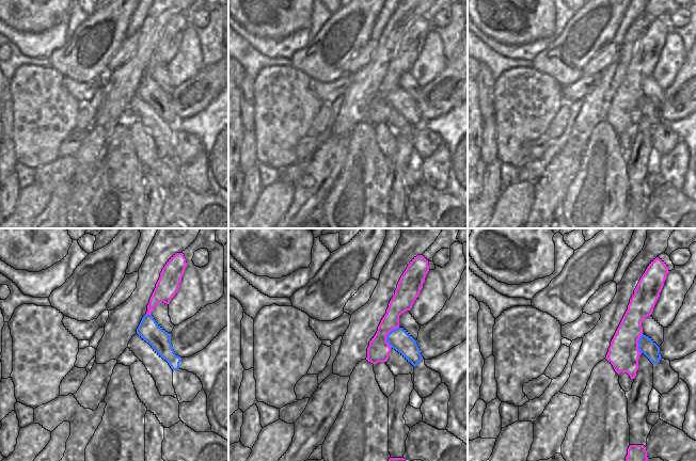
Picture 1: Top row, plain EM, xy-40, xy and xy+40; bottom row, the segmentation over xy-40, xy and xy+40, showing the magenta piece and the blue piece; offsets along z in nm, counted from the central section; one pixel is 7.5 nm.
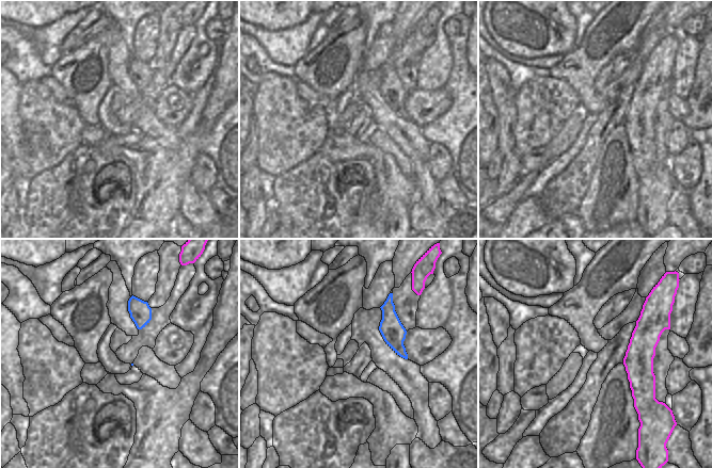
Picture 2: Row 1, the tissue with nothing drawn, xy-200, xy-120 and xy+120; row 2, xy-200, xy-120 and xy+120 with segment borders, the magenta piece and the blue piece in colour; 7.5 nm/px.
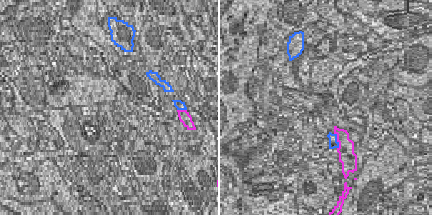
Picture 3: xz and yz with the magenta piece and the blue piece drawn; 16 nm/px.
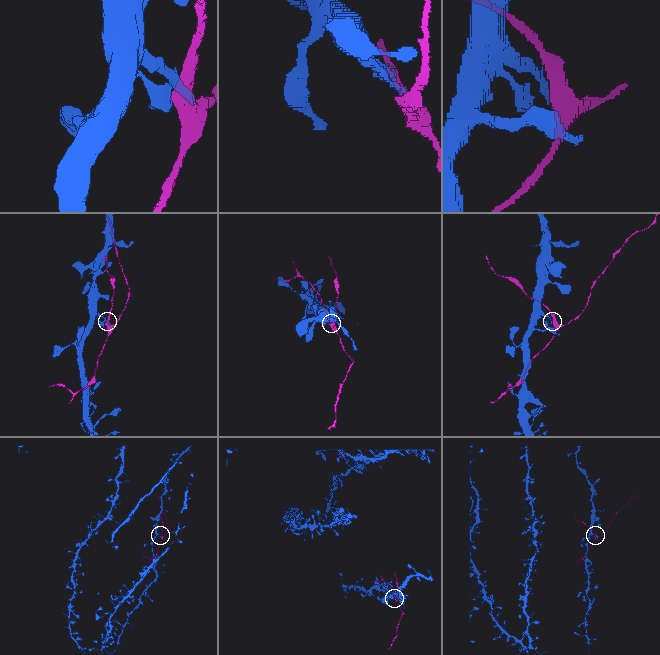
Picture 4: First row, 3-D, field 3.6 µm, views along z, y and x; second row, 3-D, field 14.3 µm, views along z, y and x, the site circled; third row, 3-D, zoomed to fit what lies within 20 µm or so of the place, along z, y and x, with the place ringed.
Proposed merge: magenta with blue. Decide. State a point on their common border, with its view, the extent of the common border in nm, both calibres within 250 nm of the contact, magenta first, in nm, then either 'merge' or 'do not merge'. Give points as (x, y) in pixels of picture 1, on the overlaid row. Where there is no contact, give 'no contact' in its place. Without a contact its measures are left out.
xy (386, 334) | 170 nm | 160/160 nm | do not merge

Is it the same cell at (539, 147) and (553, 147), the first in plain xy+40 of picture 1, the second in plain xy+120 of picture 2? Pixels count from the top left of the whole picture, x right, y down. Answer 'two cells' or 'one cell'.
two cells

